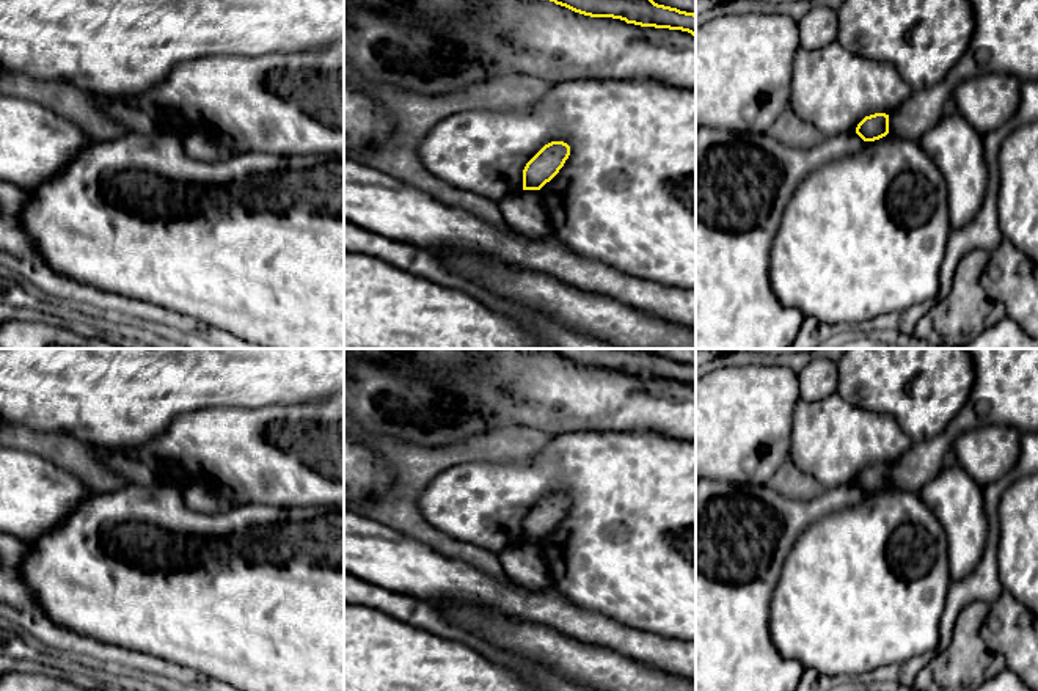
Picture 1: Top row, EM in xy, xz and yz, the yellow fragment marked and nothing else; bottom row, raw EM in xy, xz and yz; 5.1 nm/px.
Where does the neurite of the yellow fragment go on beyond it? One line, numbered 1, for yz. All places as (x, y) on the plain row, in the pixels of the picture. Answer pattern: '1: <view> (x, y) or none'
1: none

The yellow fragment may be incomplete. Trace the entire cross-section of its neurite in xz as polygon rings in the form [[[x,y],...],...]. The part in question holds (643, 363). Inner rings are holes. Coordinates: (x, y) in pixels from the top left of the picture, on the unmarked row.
[[[535,349],[590,369],[612,369],[641,378],[682,382],[696,388],[696,366],[655,355],[650,349]]]

